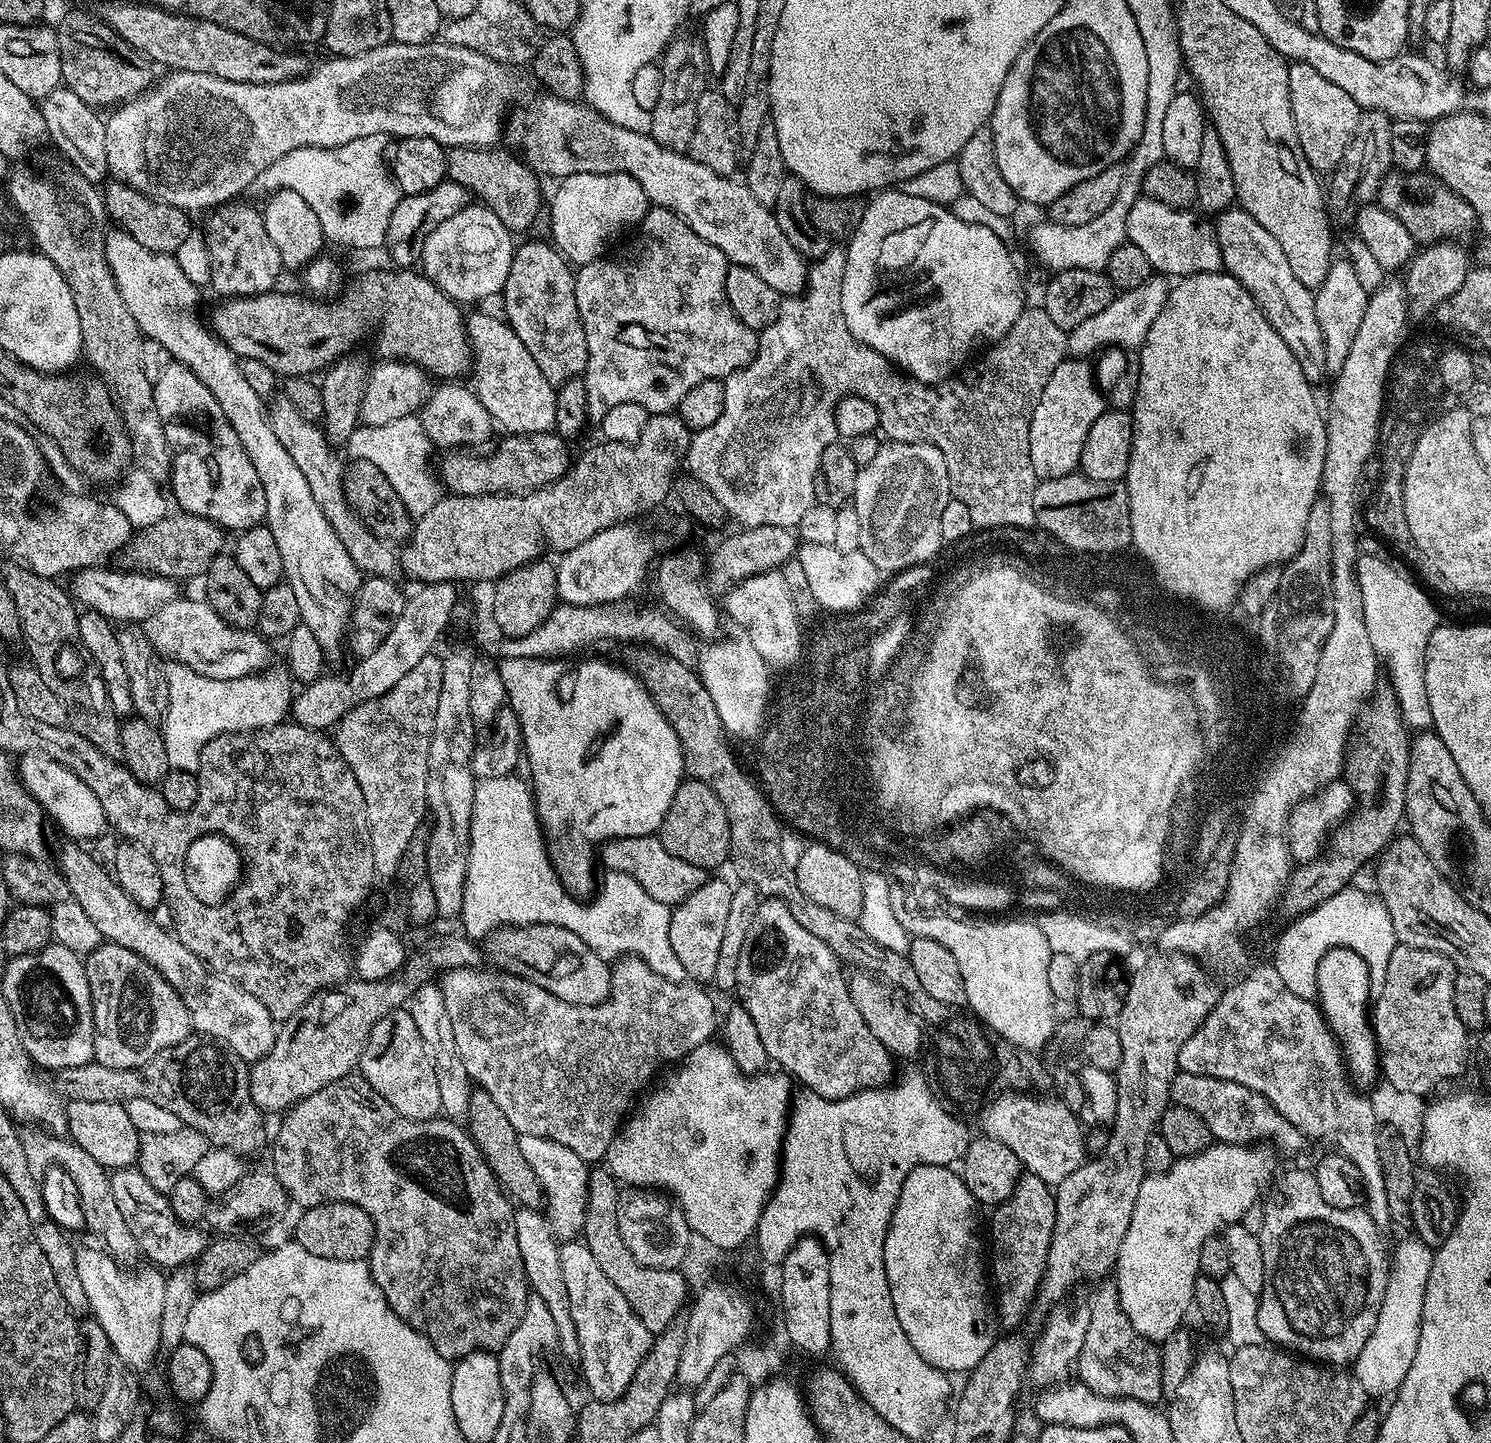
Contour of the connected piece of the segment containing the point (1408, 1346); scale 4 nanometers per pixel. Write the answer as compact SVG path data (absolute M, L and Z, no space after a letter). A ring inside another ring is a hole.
M1415 1238L1402 1241L1393 1252L1391 1249L1386 1290L1388 1296L1392 1298L1386 1298L1382 1302L1384 1328L1374 1328L1372 1331L1376 1335L1376 1344L1366 1344L1366 1347L1368 1347L1368 1360L1356 1360L1354 1362L1354 1375L1366 1378L1366 1382L1362 1382L1360 1385L1364 1393L1370 1398L1384 1395L1387 1397L1390 1390L1397 1387L1398 1368L1396 1372L1396 1356L1411 1357L1412 1349L1418 1346L1420 1306L1422 1297L1426 1294L1426 1282L1430 1278L1433 1255L1433 1249ZM1402 1294L1405 1295L1404 1304L1400 1300L1392 1300L1394 1296Z

